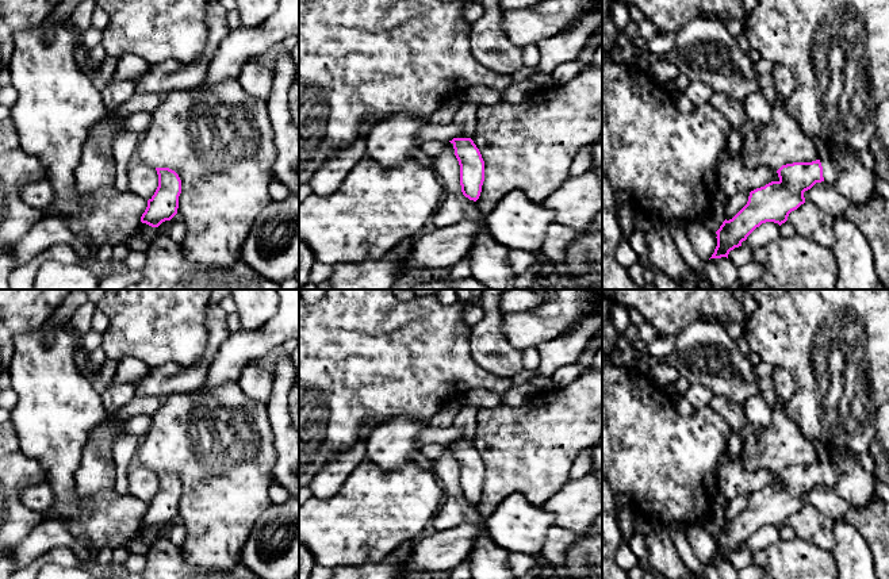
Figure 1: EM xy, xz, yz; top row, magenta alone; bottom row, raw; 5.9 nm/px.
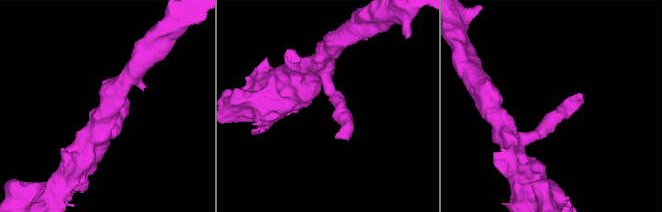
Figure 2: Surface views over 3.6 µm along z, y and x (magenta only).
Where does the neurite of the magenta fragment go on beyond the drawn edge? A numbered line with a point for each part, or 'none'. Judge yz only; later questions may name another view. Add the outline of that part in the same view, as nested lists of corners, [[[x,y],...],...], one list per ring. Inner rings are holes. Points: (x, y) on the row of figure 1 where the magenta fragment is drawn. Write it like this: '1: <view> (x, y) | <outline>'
1: yz (830, 173) | [[[821,158],[820,162],[823,166],[824,181],[828,184],[834,184],[834,181],[836,180],[836,176],[838,176],[838,172],[836,172],[834,164],[827,158]]]

